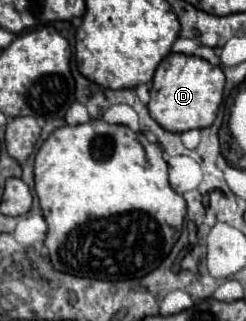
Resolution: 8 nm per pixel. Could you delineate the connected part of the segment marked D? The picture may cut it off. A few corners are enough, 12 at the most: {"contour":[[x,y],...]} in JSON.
{"contour":[[197,55],[159,63],[147,107],[167,131],[205,129],[225,75]]}

